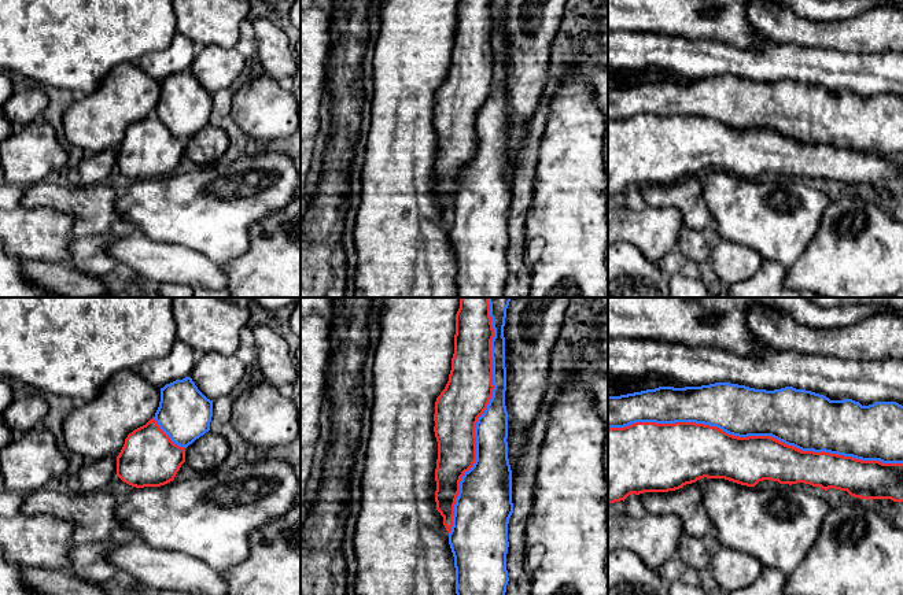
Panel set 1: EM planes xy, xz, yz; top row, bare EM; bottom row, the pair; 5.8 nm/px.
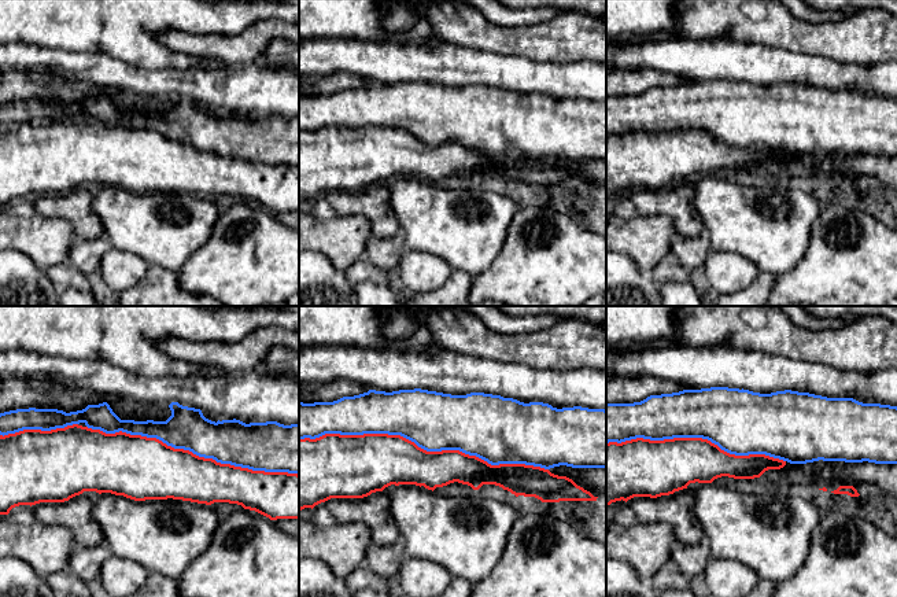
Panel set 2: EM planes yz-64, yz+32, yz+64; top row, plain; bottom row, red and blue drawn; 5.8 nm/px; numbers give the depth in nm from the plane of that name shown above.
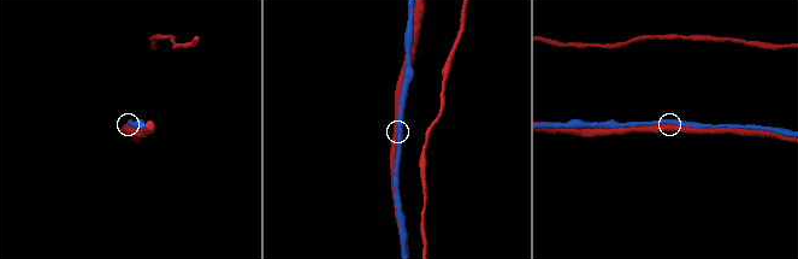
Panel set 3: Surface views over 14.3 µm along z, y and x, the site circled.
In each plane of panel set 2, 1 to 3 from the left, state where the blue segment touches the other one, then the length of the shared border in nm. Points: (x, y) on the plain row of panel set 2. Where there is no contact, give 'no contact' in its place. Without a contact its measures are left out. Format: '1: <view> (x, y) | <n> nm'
1: yz-64 (191, 144) | 1250 nm
2: yz+32 (423, 142) | 1450 nm
3: yz+64 (696, 131) | 1050 nm

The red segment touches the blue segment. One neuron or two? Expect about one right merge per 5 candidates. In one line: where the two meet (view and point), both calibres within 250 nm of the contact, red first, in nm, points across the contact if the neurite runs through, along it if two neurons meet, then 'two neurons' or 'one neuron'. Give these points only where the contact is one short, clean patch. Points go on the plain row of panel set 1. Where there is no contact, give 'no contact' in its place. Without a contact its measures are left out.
yz (755, 129) | 280/320 nm | two neurons

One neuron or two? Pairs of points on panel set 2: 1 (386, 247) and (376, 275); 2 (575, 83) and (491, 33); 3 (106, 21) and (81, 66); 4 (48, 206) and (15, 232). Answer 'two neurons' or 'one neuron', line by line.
1: one neuron
2: two neurons
3: two neurons
4: two neurons

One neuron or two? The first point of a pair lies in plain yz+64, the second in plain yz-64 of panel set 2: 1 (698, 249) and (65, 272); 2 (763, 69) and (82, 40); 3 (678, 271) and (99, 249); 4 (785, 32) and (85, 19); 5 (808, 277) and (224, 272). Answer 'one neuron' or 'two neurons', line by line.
1: one neuron
2: two neurons
3: one neuron
4: two neurons
5: one neuron

